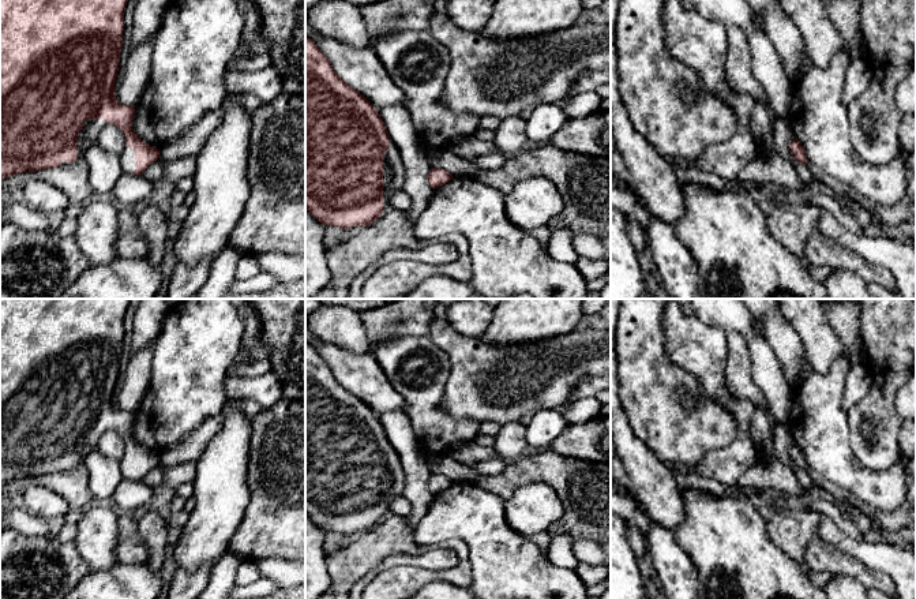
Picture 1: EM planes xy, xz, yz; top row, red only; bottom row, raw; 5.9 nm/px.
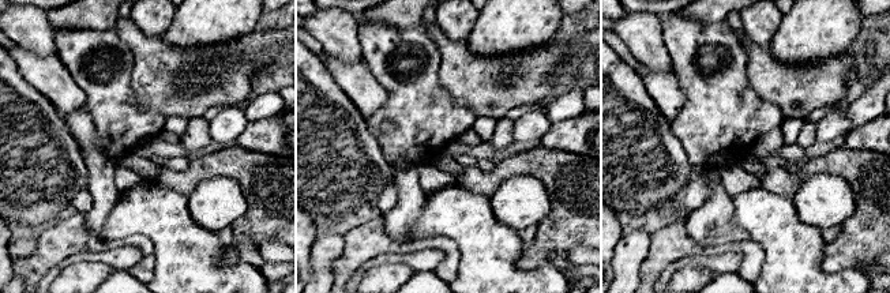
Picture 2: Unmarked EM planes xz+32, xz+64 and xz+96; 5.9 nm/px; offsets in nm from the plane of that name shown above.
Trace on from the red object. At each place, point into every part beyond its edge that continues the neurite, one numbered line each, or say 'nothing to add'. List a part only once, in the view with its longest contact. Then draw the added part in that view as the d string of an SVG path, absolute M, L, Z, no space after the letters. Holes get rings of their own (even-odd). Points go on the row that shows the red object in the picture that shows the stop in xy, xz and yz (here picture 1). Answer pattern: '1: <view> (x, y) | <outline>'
1: xz (393, 167) | M388 139L388 151L383 154L383 210L390 207L394 194L403 191L405 166L394 141Z

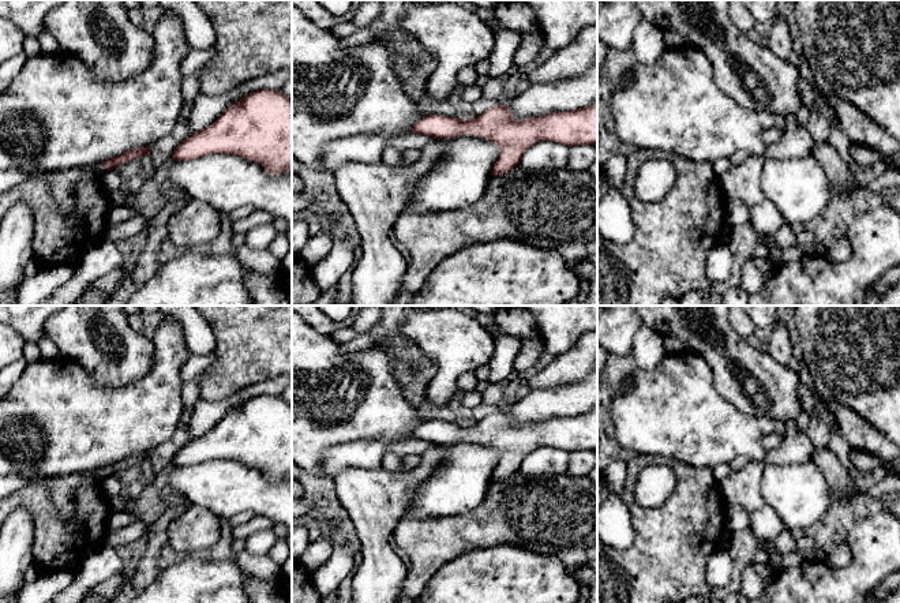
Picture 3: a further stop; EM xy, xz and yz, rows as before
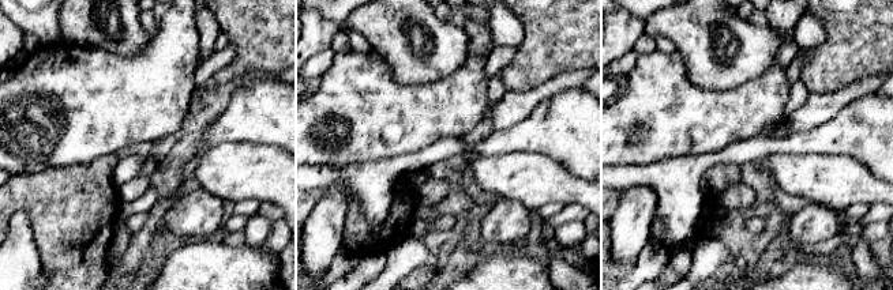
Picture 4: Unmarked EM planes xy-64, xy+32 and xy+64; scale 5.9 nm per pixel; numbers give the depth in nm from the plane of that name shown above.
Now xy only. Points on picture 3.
1: xy (62, 184) | M95 162L91 165L70 168L67 171L53 171L33 177L44 179L48 184L49 192L56 199L63 211L71 211L74 207L74 192L76 183L86 171L95 171L100 173L106 172L104 162Z

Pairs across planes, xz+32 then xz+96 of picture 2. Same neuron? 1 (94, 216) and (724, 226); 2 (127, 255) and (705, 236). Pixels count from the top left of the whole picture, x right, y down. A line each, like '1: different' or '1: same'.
1: same
2: different

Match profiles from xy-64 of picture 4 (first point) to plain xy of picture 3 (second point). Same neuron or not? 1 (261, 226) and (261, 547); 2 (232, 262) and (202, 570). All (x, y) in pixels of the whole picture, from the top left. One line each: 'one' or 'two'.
1: one
2: one

